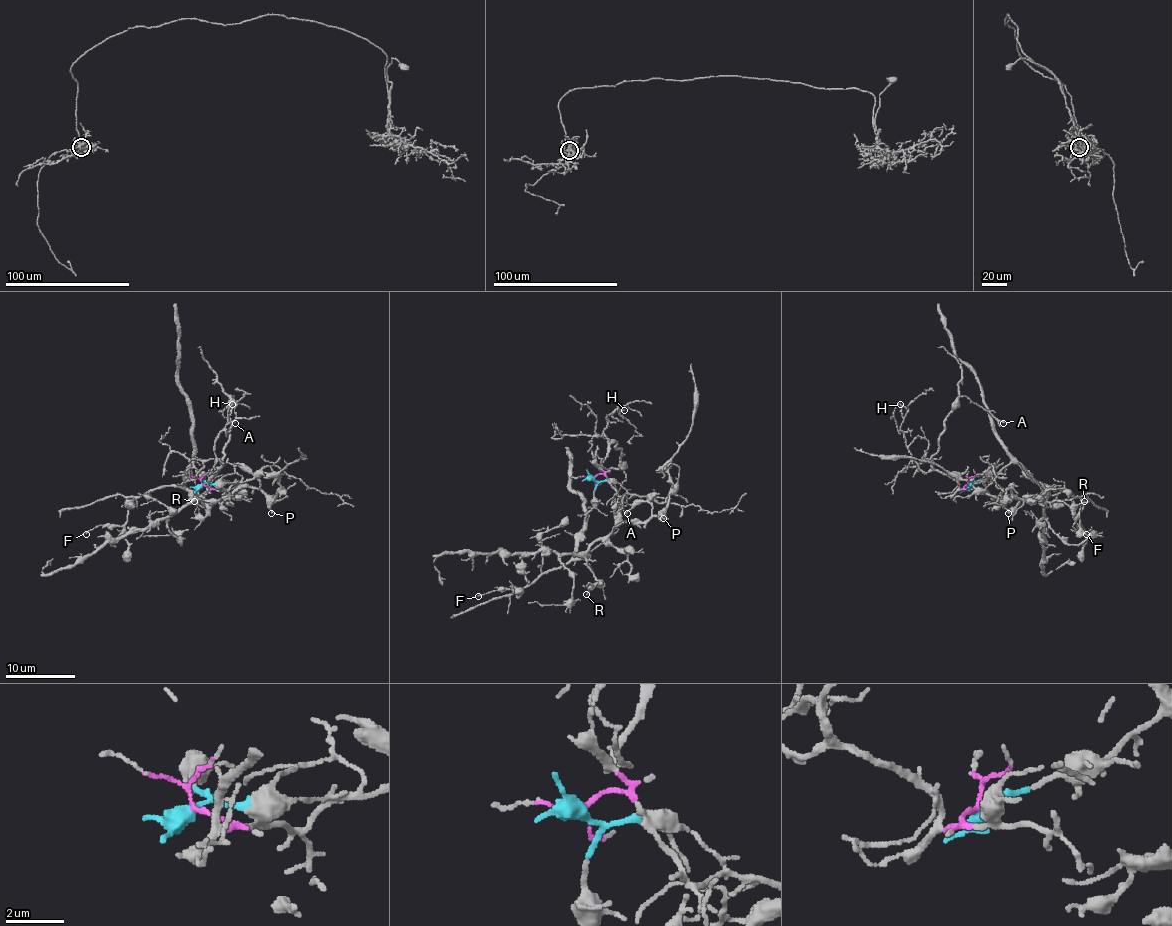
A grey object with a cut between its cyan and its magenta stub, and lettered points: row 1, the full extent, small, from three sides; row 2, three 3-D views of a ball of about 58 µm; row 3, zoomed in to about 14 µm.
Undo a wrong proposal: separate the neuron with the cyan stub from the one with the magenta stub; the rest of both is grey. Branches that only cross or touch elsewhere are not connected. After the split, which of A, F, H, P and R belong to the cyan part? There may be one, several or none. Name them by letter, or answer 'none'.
F, P, R

